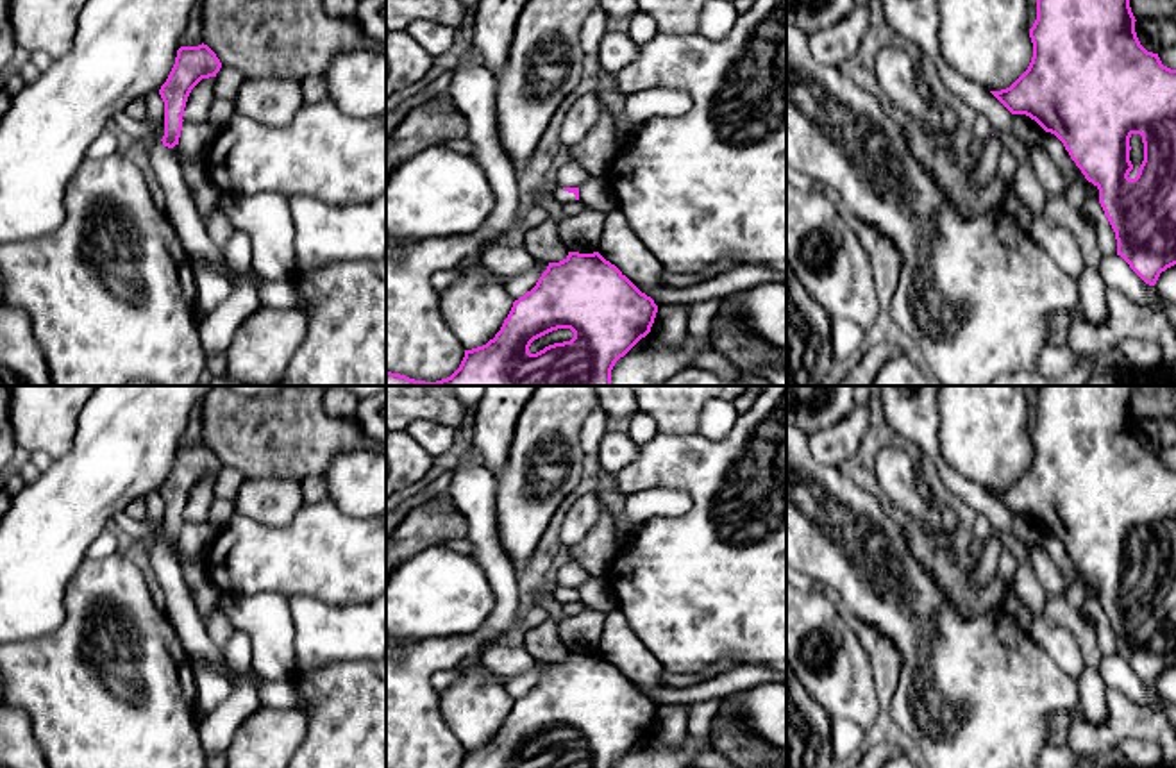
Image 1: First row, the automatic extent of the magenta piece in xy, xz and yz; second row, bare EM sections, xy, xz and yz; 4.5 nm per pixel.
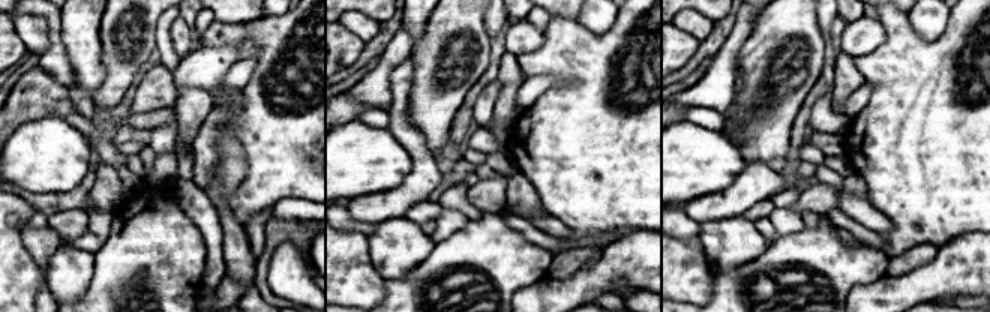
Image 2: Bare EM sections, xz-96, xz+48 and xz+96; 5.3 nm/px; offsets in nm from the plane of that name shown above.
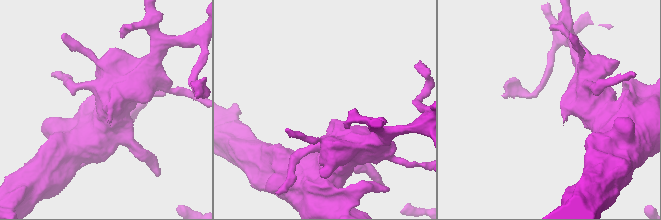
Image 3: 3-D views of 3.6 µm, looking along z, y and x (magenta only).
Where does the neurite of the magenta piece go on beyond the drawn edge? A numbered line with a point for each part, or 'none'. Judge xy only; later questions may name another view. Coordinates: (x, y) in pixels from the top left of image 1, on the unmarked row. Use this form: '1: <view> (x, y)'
1: xy (179, 609)

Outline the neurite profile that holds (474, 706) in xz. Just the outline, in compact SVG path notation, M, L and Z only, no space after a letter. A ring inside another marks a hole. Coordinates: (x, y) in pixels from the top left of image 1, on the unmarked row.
M470 668L440 691L441 714L465 750L486 745L500 730L513 700L502 682L495 682Z

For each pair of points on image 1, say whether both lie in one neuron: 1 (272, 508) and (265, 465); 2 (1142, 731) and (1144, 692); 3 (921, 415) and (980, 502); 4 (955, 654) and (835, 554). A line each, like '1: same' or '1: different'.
1: different
2: different
3: same
4: same

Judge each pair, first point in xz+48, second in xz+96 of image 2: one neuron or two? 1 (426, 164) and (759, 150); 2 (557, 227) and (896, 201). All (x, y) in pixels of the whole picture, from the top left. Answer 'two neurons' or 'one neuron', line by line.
1: two neurons
2: two neurons

